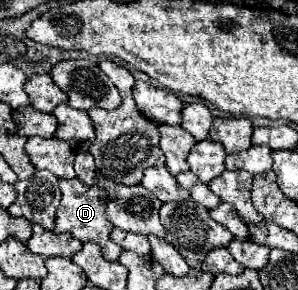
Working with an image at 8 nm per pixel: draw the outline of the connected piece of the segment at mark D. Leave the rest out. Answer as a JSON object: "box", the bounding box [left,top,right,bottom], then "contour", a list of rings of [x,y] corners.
{"box":[54,178,122,262],"contour":[[[74,178],[74,180],[60,180],[60,192],[62,192],[62,202],[60,208],[56,210],[54,232],[56,234],[70,232],[80,242],[96,242],[102,248],[104,258],[116,262],[122,254],[122,248],[110,240],[112,224],[106,218],[106,190],[98,186],[86,186],[78,178]]]}

